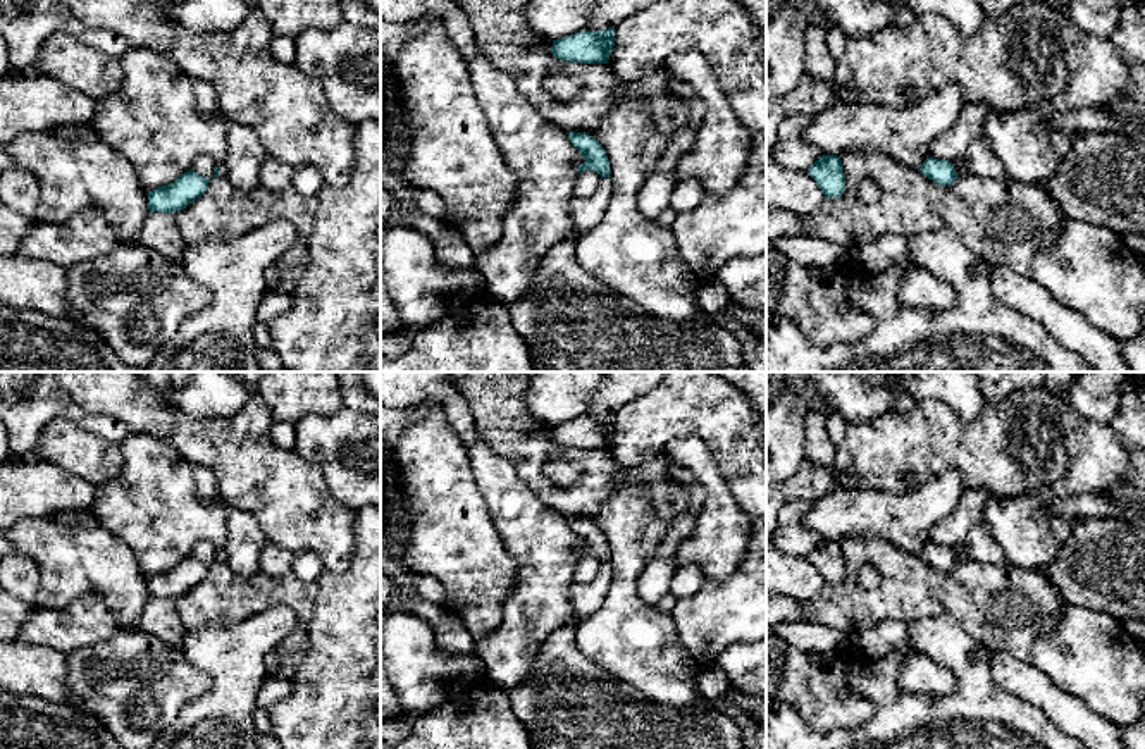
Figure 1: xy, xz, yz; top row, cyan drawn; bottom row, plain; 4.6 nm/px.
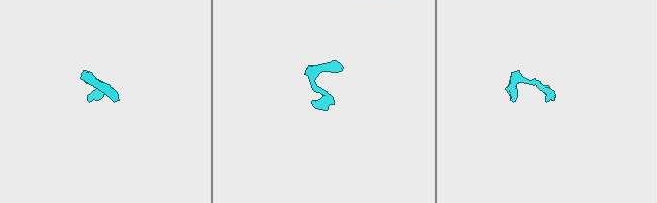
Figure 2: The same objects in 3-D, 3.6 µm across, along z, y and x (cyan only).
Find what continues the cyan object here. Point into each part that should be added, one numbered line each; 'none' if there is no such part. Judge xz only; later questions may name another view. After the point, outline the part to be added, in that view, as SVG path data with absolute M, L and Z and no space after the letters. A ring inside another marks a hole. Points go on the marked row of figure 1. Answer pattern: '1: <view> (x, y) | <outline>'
1: xz (570, 321) | M603 177L592 196L572 200L572 236L544 255L532 284L508 305L513 329L529 346L534 372L742 372L740 344L713 320L680 324L649 315L579 263L577 241L601 220L610 195L611 177Z

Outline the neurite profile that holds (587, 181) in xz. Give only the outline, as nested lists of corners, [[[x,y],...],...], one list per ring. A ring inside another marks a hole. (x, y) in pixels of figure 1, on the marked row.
[[[584,170],[575,181],[573,198],[592,196],[601,184],[601,176],[594,170]]]

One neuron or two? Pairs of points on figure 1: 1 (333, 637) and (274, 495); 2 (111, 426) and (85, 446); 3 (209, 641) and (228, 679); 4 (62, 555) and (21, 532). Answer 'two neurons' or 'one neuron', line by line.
1: two neurons
2: two neurons
3: one neuron
4: one neuron

